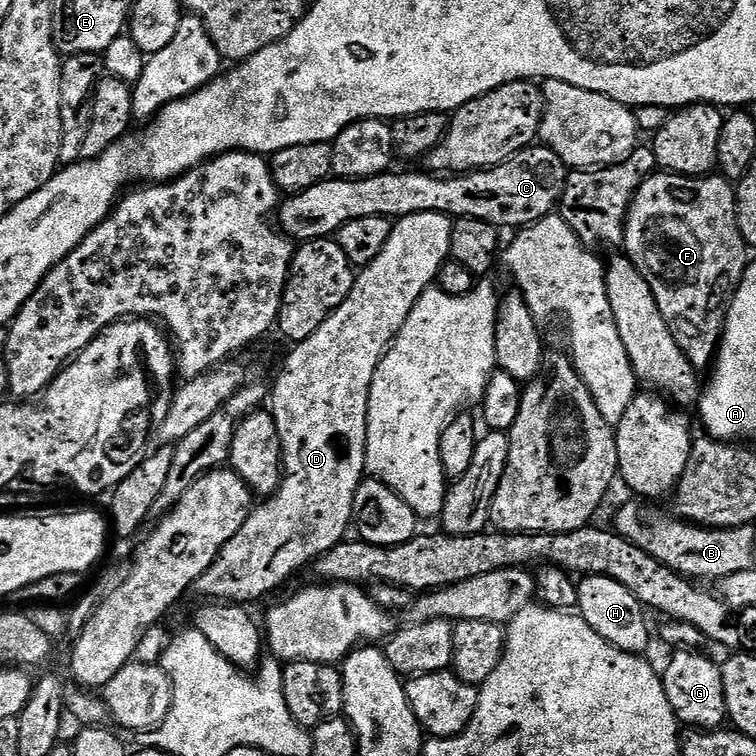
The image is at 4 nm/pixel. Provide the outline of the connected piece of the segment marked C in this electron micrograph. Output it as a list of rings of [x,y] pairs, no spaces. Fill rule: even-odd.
[[[533,146],[521,148],[506,162],[495,164],[493,168],[481,168],[478,172],[396,171],[389,170],[365,180],[329,178],[318,182],[318,186],[310,186],[310,190],[289,195],[278,209],[279,227],[285,236],[296,242],[326,240],[335,237],[338,229],[346,226],[346,222],[354,222],[354,218],[387,216],[395,222],[410,214],[437,212],[456,220],[478,218],[495,224],[500,230],[519,230],[557,211],[570,170],[554,150]]]

